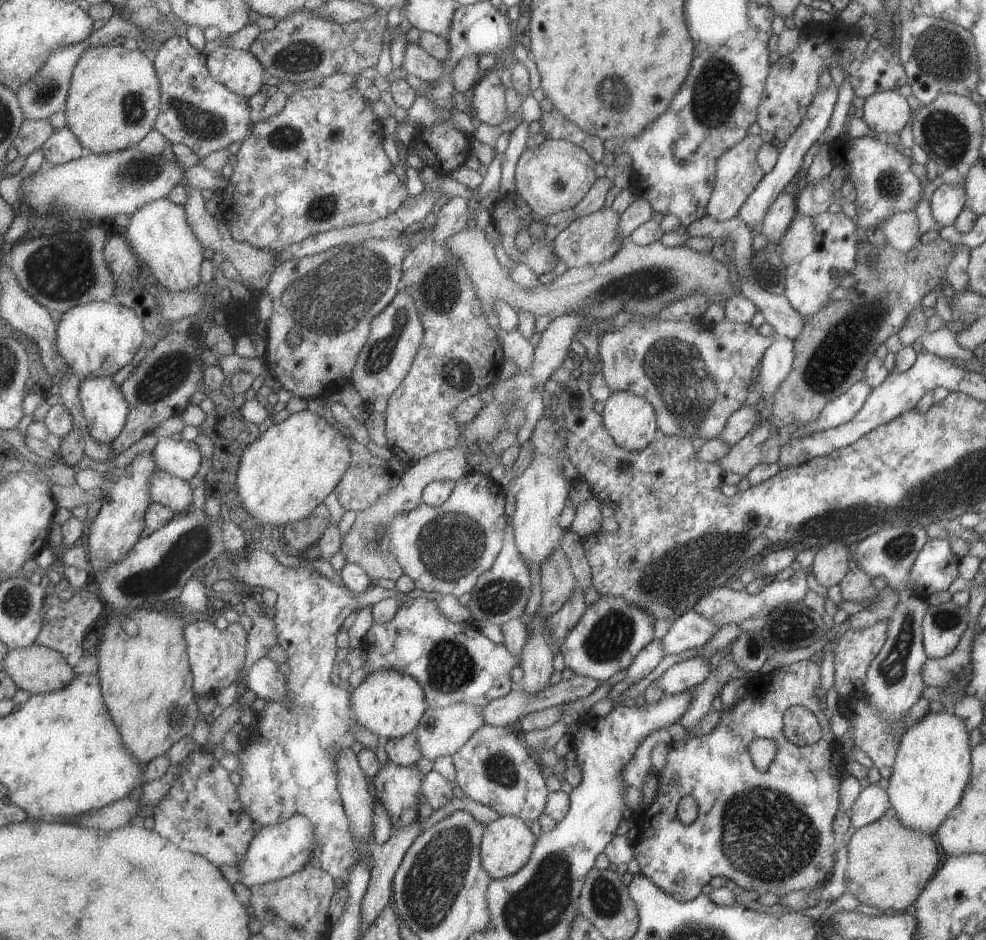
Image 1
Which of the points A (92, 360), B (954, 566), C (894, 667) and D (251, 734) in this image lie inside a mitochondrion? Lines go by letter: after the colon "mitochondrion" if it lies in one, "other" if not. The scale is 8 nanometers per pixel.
A: other
B: other
C: mitochondrion
D: other

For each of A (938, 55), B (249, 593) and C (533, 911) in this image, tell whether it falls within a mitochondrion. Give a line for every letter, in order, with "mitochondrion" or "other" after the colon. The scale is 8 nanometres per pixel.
A: mitochondrion
B: other
C: mitochondrion

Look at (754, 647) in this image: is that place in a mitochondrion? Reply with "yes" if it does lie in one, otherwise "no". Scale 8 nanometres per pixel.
yes

